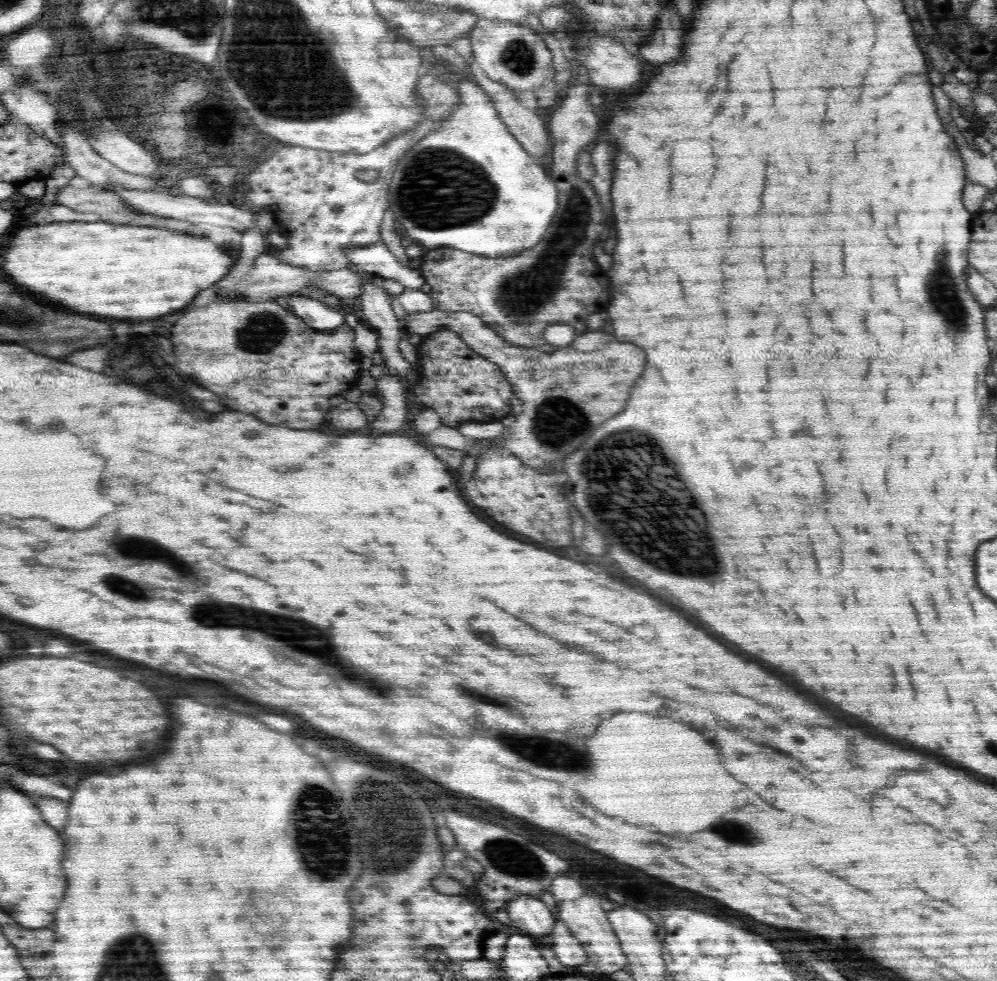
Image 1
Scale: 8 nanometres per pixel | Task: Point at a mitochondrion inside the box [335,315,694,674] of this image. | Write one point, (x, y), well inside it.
(557, 423)

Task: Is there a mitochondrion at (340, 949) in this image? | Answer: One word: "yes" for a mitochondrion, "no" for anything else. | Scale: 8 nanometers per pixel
no

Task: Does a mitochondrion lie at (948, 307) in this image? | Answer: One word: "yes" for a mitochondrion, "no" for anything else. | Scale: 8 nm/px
yes

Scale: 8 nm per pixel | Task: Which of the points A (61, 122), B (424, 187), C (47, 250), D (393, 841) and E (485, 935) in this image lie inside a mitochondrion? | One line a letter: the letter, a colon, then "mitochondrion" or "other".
A: other
B: mitochondrion
C: other
D: mitochondrion
E: other

